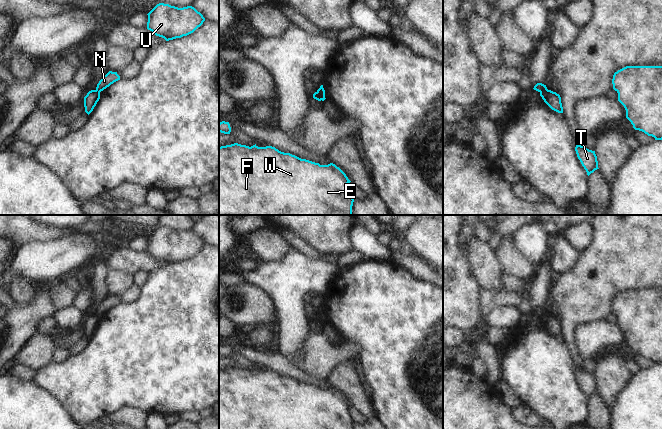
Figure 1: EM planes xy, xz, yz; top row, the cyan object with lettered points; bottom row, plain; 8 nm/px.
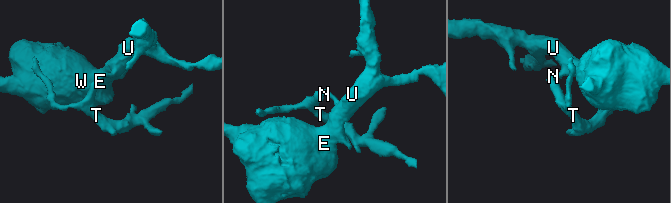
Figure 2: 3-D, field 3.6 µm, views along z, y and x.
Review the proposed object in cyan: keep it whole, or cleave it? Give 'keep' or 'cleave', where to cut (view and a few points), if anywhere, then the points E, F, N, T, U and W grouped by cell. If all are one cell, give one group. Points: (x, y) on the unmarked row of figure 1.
cleave | yz (547, 313), (540, 316) | E F N U W / T

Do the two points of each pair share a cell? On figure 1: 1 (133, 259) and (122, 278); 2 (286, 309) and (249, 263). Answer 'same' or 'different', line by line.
1: different
2: different

